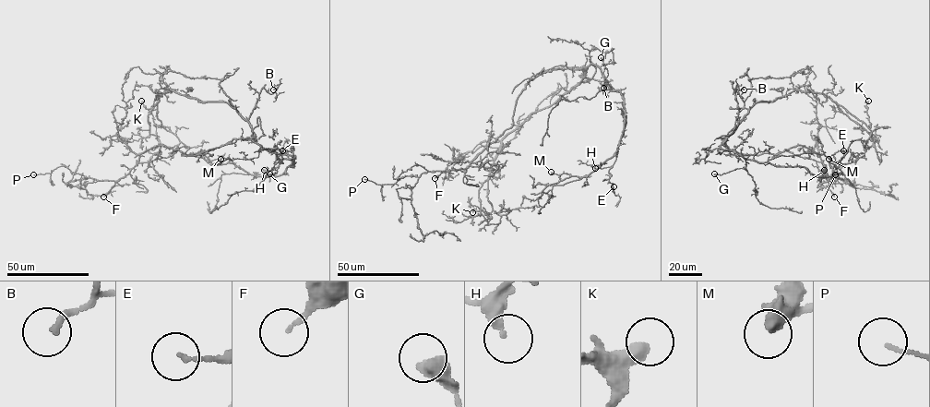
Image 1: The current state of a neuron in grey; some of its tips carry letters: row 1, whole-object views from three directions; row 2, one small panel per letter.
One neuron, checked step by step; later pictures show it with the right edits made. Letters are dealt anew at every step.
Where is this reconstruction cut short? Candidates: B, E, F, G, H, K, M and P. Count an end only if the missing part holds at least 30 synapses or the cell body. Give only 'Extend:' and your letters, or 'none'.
Extend: none

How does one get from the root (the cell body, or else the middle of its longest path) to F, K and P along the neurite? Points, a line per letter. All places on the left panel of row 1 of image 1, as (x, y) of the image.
F: (216, 148), (185, 154), (163, 145), (153, 146), (139, 155), (137, 163), (103, 197)
K: (216, 148), (254, 137), (251, 125), (227, 103), (166, 91), (157, 102), (160, 126), (141, 101)
P: (216, 148), (185, 154), (153, 146), (116, 181), (85, 177), (64, 165), (50, 173), (33, 174)

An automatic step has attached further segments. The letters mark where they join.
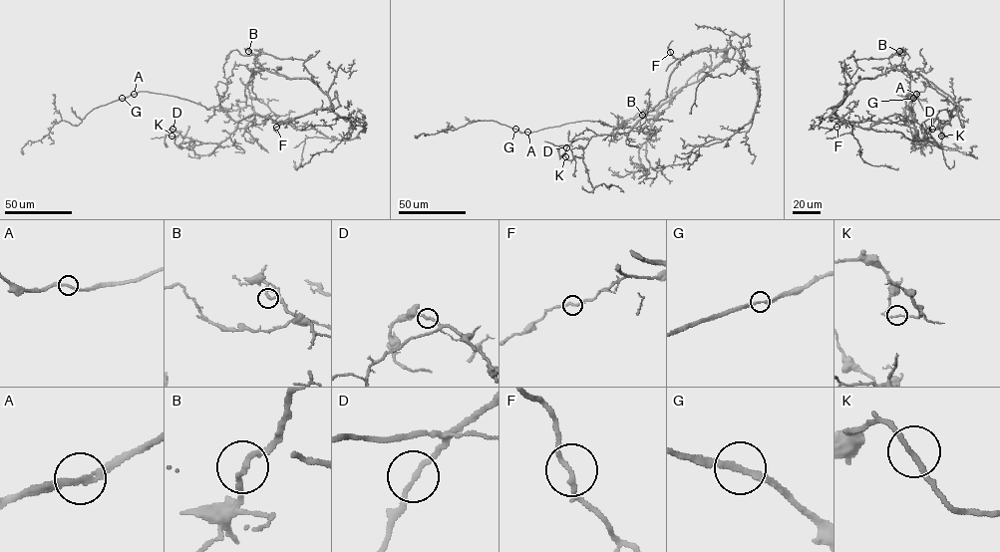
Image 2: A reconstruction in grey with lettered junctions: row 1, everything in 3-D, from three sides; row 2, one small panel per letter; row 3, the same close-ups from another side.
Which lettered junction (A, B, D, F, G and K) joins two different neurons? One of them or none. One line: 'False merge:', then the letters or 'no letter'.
False merge: no letter

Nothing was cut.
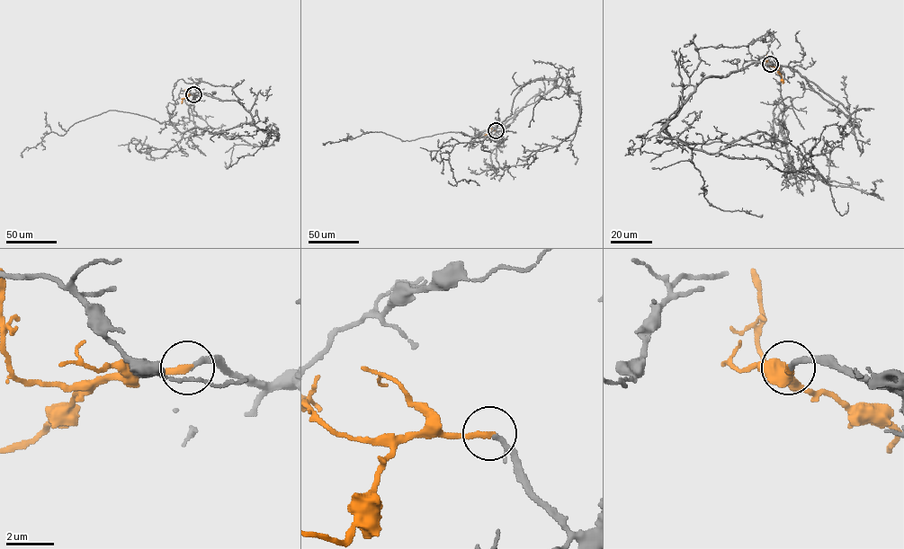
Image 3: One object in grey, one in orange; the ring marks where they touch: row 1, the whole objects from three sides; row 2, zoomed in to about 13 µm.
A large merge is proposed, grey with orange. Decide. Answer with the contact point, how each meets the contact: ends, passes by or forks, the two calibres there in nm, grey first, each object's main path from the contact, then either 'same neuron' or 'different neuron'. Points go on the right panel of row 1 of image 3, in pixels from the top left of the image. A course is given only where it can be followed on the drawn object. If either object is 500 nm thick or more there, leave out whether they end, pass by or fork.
at (770, 64); grey ends there; orange ends there; 220 nm thick on the grey side, 280 nm on the other; grey runs (770, 64), (707, 76), (666, 131), (783, 144), (773, 112), (791, 97), (774, 145), (787, 142), (798, 193); orange runs (770, 64), (779, 70), (782, 84); same neuron

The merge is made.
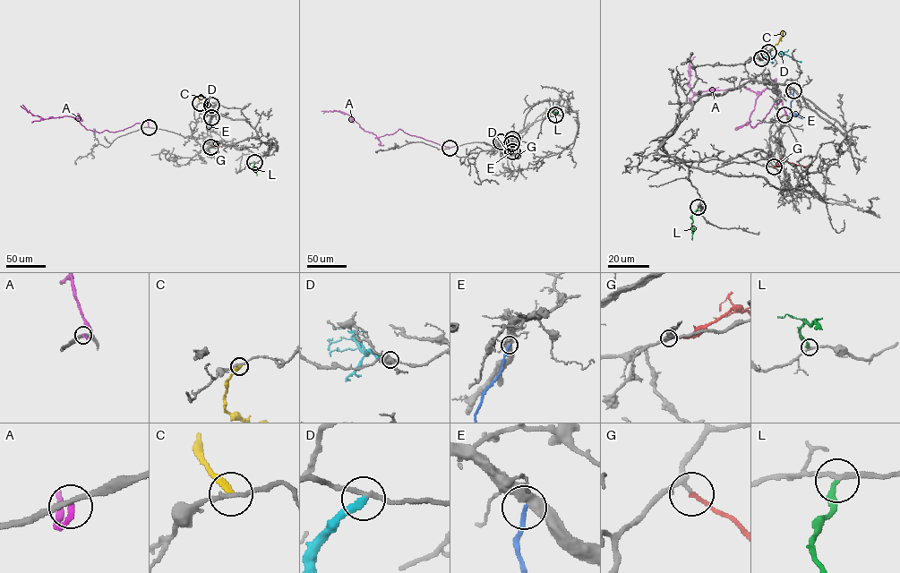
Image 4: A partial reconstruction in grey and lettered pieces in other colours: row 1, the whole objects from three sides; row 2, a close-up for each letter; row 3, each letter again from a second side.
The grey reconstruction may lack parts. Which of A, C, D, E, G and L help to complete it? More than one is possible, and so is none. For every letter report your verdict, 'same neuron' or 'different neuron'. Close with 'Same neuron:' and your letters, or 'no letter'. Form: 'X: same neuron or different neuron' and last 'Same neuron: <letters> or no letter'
A: different neuron
C: different neuron
D: different neuron
E: different neuron
G: same neuron
L: same neuron
Same neuron: G, L

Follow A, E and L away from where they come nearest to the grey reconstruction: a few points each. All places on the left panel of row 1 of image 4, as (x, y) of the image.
A: (149, 127), (144, 122), (123, 130), (98, 132), (87, 130), (72, 116), (44, 119), (21, 106)
E: (211, 117), (210, 129)
L: (254, 162), (257, 175)

